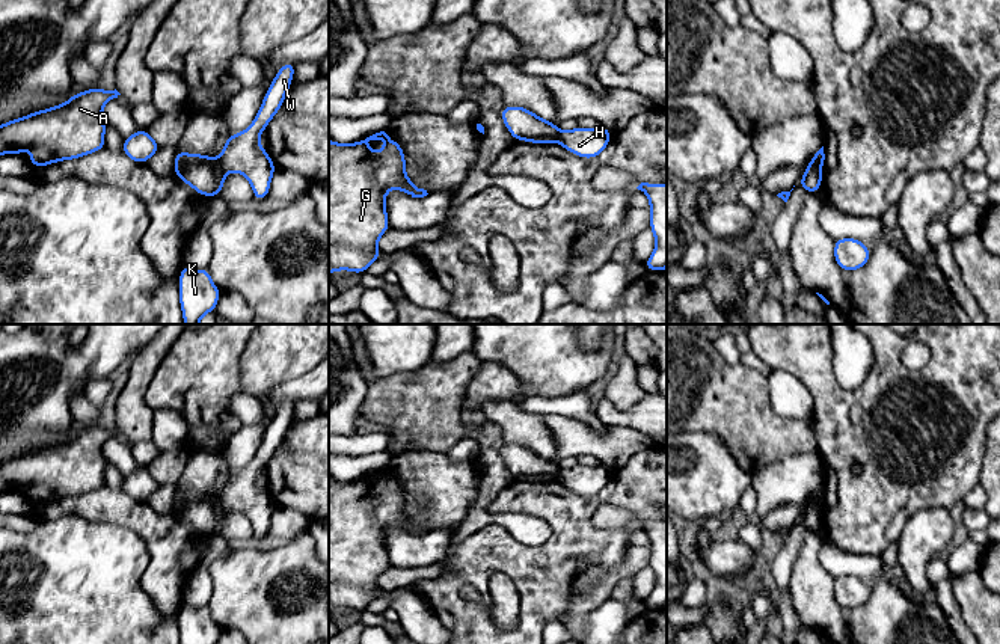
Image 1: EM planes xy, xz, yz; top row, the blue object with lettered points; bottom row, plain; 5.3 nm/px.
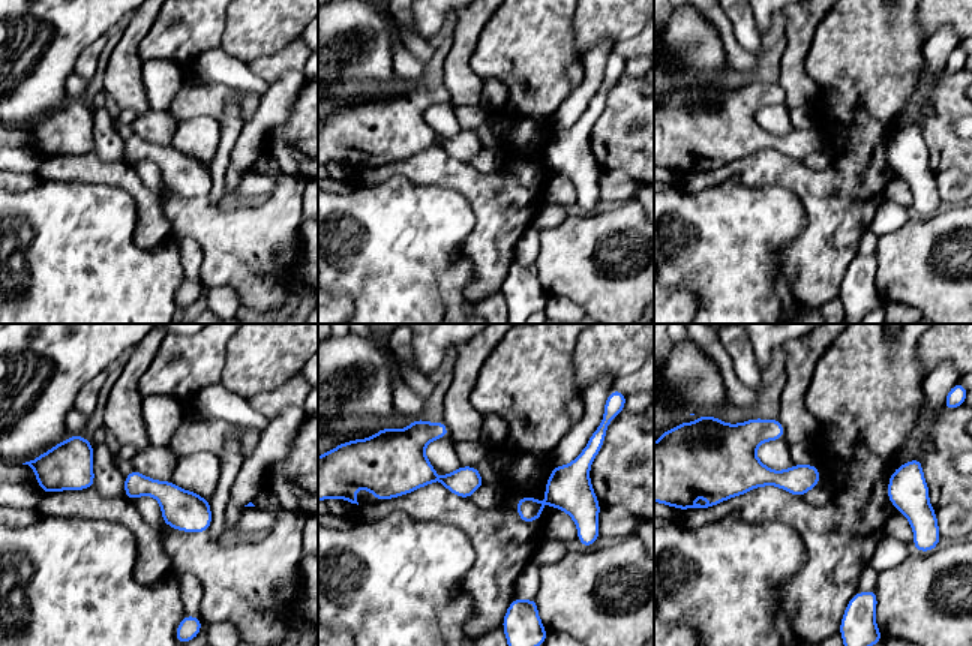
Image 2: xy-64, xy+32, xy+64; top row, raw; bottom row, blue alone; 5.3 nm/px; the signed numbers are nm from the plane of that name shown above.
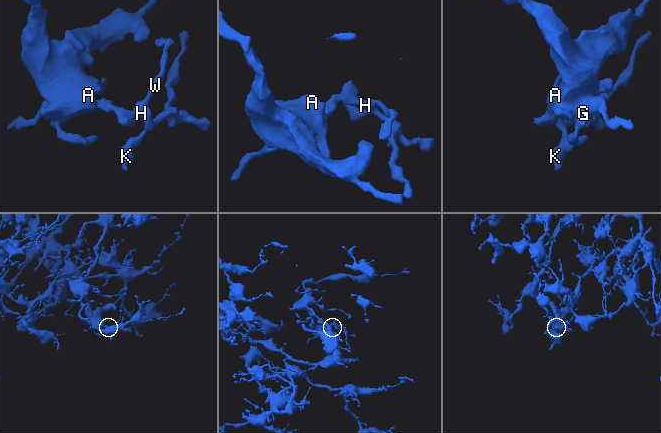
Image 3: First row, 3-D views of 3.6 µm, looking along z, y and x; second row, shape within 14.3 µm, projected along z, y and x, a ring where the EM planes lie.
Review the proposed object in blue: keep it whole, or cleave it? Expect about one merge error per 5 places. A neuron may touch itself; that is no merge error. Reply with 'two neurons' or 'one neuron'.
two neurons

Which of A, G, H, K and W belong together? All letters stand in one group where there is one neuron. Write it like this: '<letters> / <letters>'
A G / H K W

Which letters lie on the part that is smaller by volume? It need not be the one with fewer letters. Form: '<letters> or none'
H, K, W

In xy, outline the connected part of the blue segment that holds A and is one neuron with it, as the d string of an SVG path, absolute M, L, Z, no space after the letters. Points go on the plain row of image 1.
M95 424L86 430L72 433L65 442L11 457L8 462L0 463L0 493L20 493L23 487L32 487L36 492L26 496L35 505L41 505L56 499L80 496L106 486L103 445L119 433L116 427L103 428Z

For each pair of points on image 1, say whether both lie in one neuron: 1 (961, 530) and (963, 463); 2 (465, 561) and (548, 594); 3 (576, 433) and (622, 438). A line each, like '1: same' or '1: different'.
1: different
2: same
3: same

